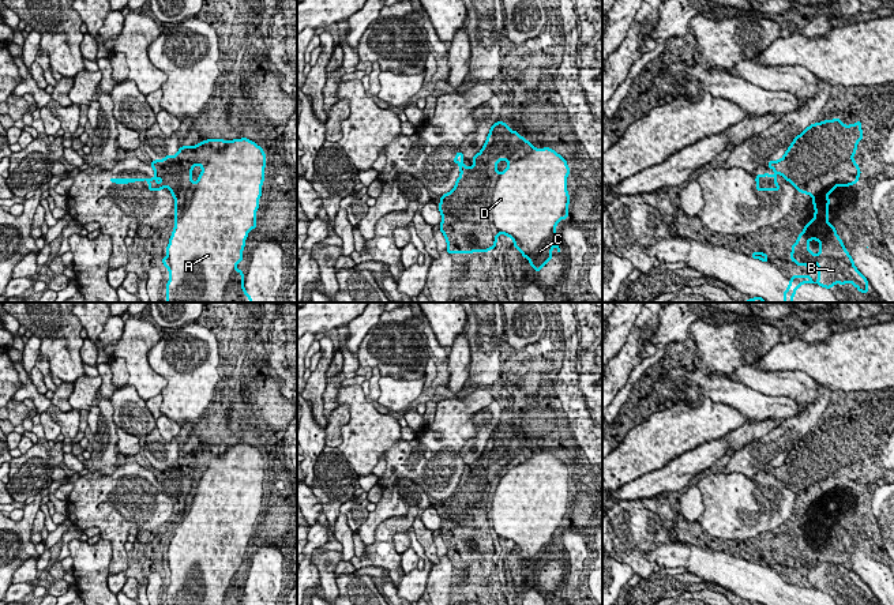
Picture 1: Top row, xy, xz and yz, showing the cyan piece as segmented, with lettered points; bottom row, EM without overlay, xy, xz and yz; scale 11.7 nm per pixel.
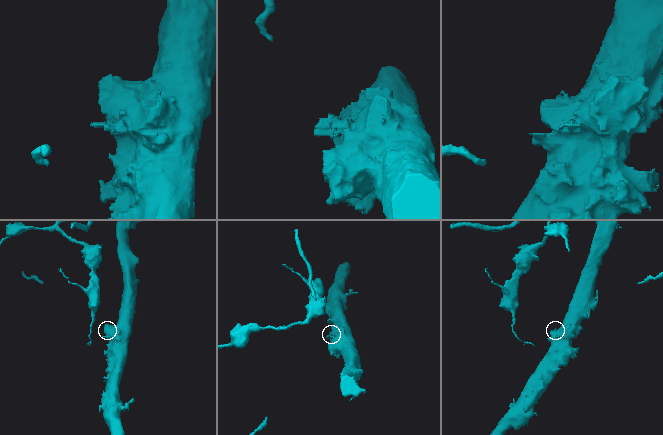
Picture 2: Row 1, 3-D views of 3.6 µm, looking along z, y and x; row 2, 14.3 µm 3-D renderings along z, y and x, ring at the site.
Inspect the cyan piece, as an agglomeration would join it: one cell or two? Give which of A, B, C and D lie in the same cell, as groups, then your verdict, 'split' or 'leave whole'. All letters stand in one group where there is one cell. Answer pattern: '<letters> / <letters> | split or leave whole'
A B C D | leave whole

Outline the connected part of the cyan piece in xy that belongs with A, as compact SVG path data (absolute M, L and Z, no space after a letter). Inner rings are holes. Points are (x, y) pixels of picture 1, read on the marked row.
M247 138L234 139L234 140L222 140L222 139L209 139L198 143L196 146L183 146L179 147L179 153L173 155L166 155L162 161L151 161L151 168L155 174L153 179L110 179L116 184L128 184L136 181L147 181L149 191L164 191L166 187L172 196L174 198L174 229L169 237L169 245L166 247L168 255L161 260L164 266L169 270L169 282L166 283L166 302L251 302L252 297L244 289L244 275L243 270L237 270L237 263L243 262L243 249L245 245L245 238L251 229L256 229L256 215L259 210L259 198L262 196L262 184L264 183L264 166L266 166L266 154L262 147L255 142L251 142ZM195 165L202 166L202 173L199 174L198 181L192 183L192 169Z

